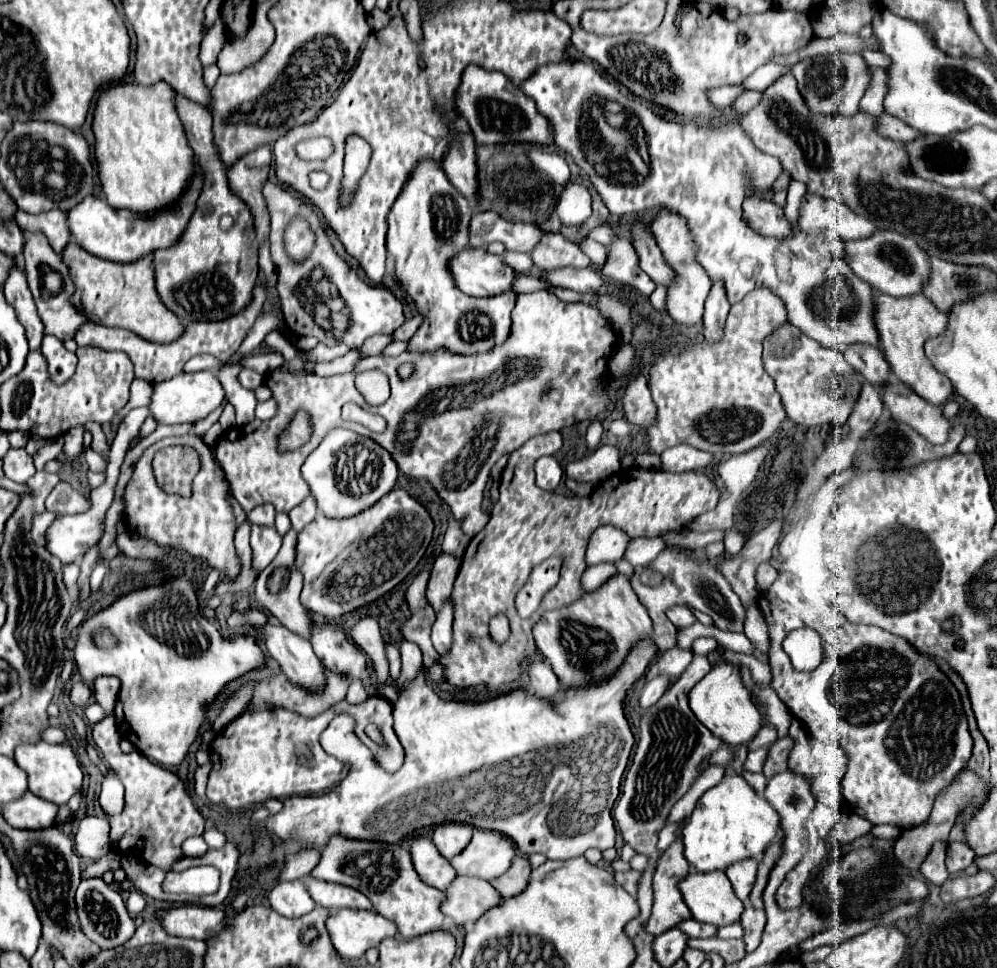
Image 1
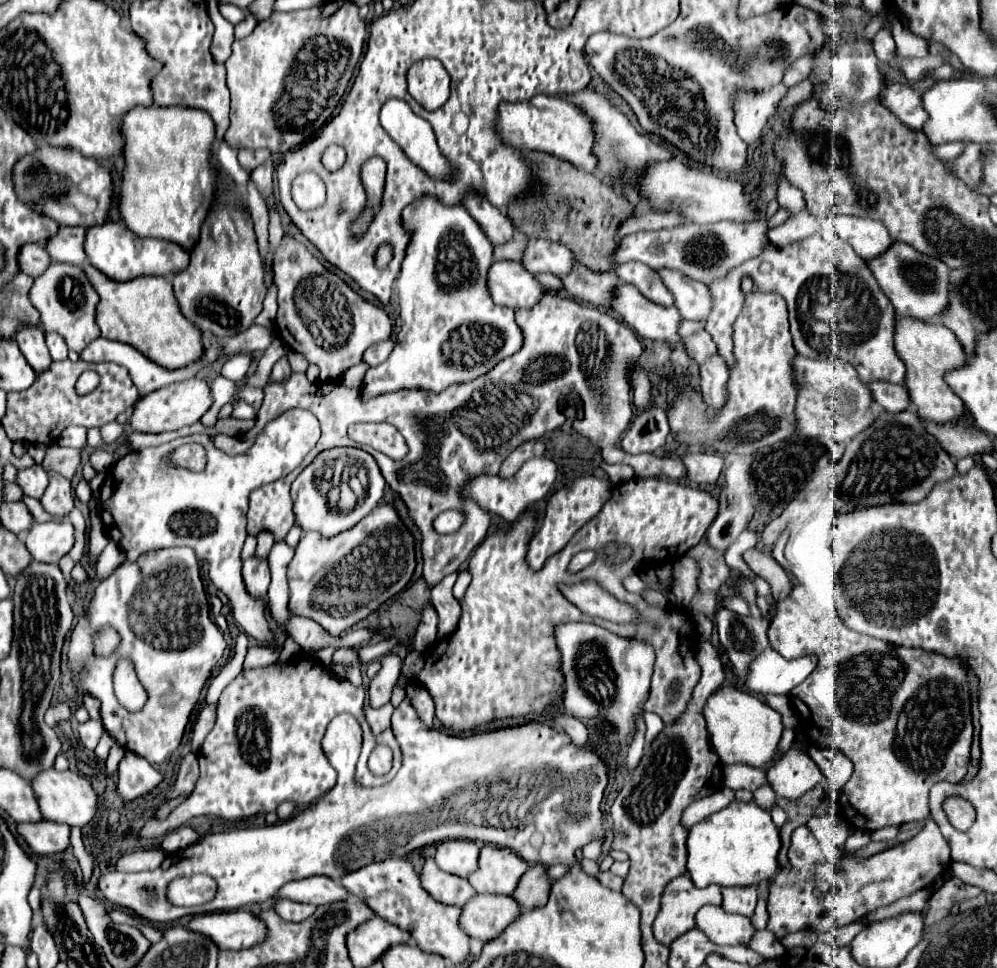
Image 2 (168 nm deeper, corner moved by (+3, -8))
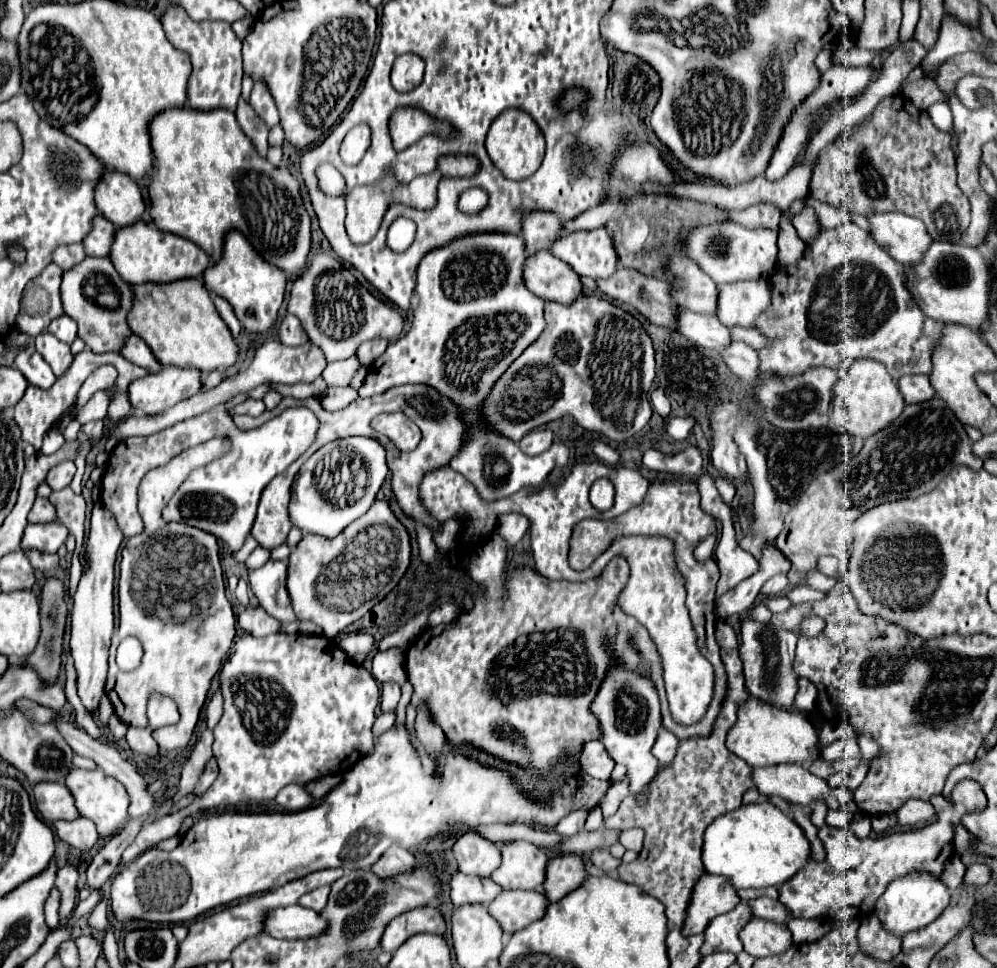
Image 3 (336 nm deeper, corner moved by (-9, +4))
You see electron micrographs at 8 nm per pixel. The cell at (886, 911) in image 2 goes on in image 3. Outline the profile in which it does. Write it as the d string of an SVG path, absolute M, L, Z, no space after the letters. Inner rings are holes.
M954 855L954 857L946 863L946 867L944 867L942 875L940 875L940 881L942 881L950 891L954 891L954 889L962 883L964 873L966 873L964 863L960 861L960 857L958 857L958 855Z

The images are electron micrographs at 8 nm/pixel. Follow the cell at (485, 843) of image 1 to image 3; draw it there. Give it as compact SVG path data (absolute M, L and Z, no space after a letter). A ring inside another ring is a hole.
M528 841L502 845L502 865L490 875L502 889L536 889L544 881L548 853Z

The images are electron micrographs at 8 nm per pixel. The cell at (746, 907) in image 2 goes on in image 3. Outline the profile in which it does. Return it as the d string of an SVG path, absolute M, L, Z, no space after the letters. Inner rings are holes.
M756 897L756 899L746 899L744 903L748 903L748 907L752 907L752 913L756 917L770 919L776 923L786 923L790 919L790 915L786 913L786 909L782 907L780 901L772 901L768 897Z

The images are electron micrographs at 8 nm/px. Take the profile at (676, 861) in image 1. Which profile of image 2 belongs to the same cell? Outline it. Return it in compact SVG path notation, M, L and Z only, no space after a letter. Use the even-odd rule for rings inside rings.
M680 875L668 883L662 895L662 909L654 923L658 943L670 945L674 939L696 927L696 913L704 905L722 905L720 887L698 889L688 875Z

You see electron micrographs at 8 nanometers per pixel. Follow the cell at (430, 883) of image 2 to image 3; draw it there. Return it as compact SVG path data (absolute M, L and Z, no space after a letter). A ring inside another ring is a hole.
M456 871L450 877L450 897L456 907L466 903L490 903L500 891L502 887L492 879L480 879L478 875L472 877Z

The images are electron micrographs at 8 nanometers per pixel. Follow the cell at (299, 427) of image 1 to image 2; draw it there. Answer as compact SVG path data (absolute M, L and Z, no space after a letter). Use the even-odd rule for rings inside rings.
M290 409L278 419L272 419L256 437L254 445L242 455L226 455L216 449L212 437L190 435L170 443L130 451L106 469L100 487L100 519L108 537L118 543L128 561L136 561L142 553L160 547L192 547L200 561L208 563L210 581L226 593L232 613L242 629L266 643L270 627L264 615L264 601L248 595L242 581L240 551L246 539L248 495L280 477L294 471L310 449L320 439L320 425L310 411ZM186 443L200 443L206 449L208 461L204 471L190 471L174 465L168 457L174 449Z

